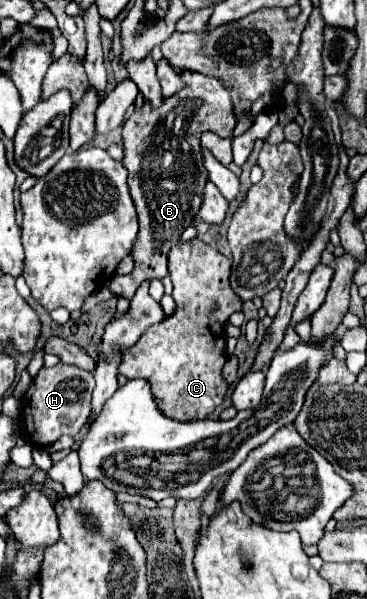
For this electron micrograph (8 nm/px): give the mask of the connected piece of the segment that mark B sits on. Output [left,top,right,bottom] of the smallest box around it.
[109,71,237,299]

